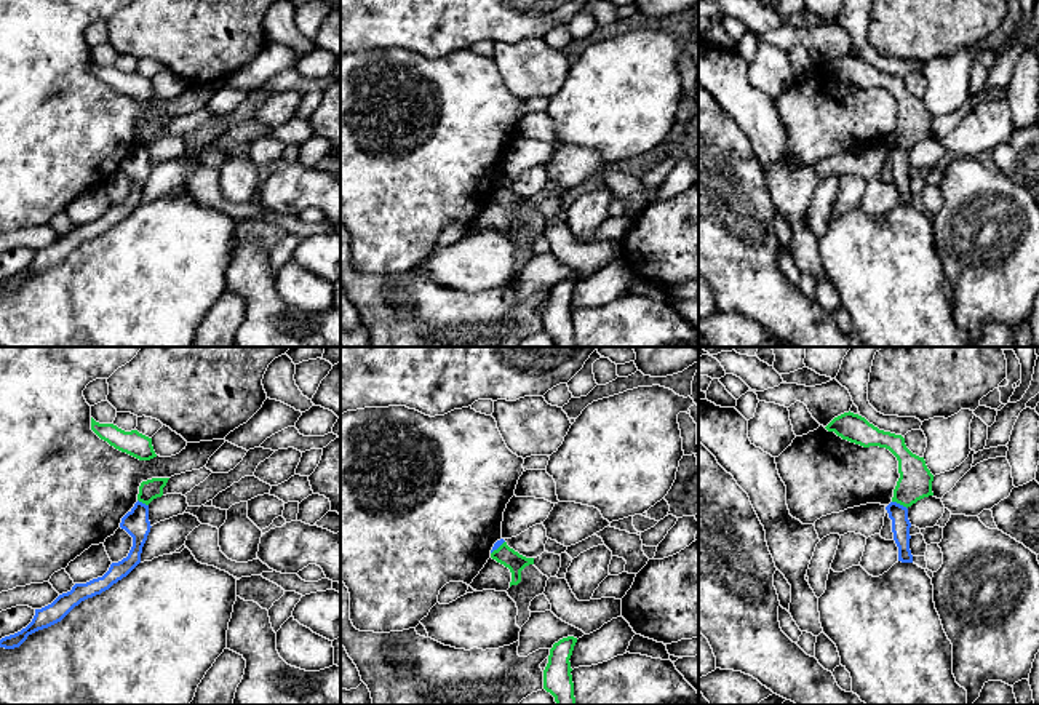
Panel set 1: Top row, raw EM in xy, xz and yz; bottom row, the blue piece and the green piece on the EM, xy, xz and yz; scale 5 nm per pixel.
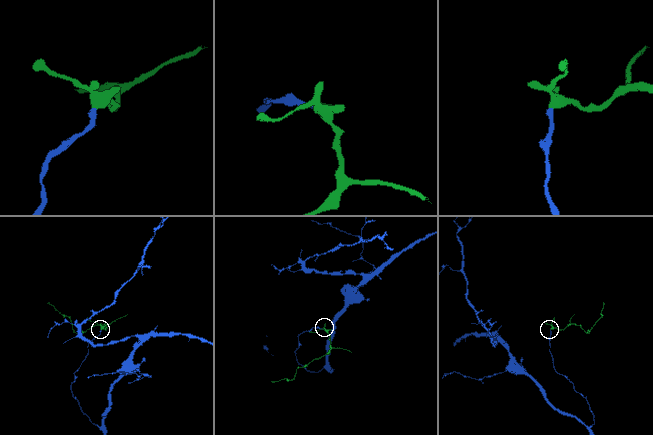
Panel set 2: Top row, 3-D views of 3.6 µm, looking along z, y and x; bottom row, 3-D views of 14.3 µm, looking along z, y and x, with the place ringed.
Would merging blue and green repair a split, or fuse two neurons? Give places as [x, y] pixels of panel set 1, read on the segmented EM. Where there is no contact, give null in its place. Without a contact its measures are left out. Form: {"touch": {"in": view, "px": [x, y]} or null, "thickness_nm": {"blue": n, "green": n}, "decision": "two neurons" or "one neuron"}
{"touch": {"in": "yz", "px": [899, 504]}, "thickness_nm": {"blue": 100, "green": 170}, "decision": "two neurons"}

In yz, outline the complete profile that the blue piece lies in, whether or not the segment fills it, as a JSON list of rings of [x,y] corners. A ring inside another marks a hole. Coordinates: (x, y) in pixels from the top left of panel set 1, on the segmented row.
[[[890,502],[886,510],[889,513],[889,518],[892,520],[894,540],[898,547],[898,561],[913,563],[913,555],[910,550],[911,523],[908,520],[908,508],[897,502]]]

